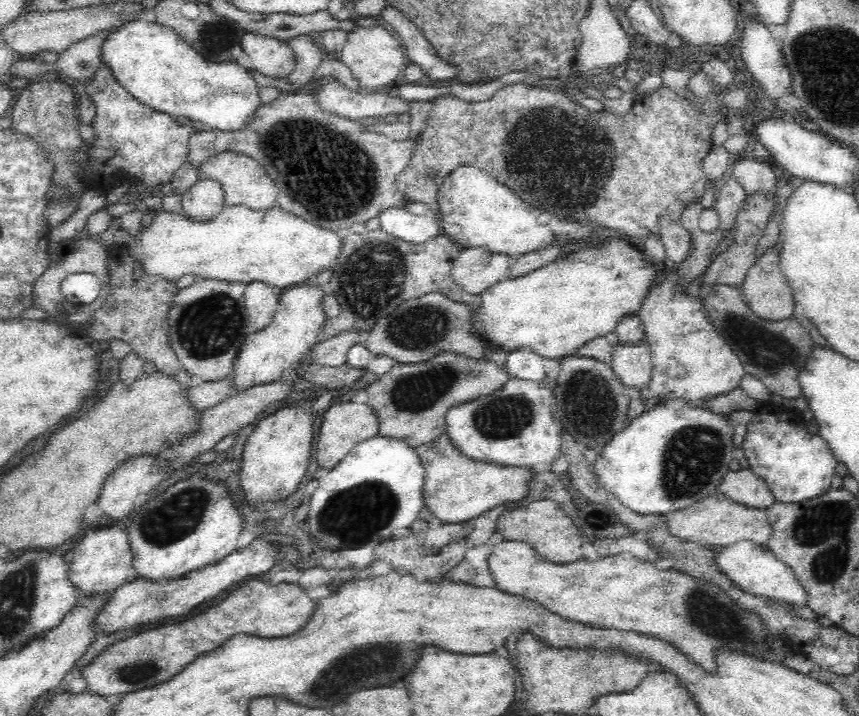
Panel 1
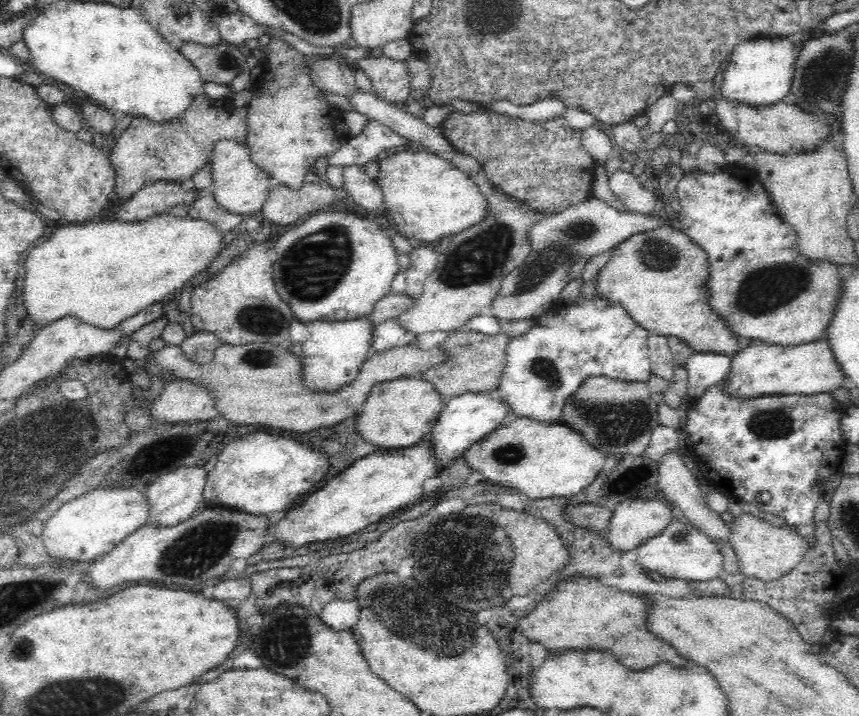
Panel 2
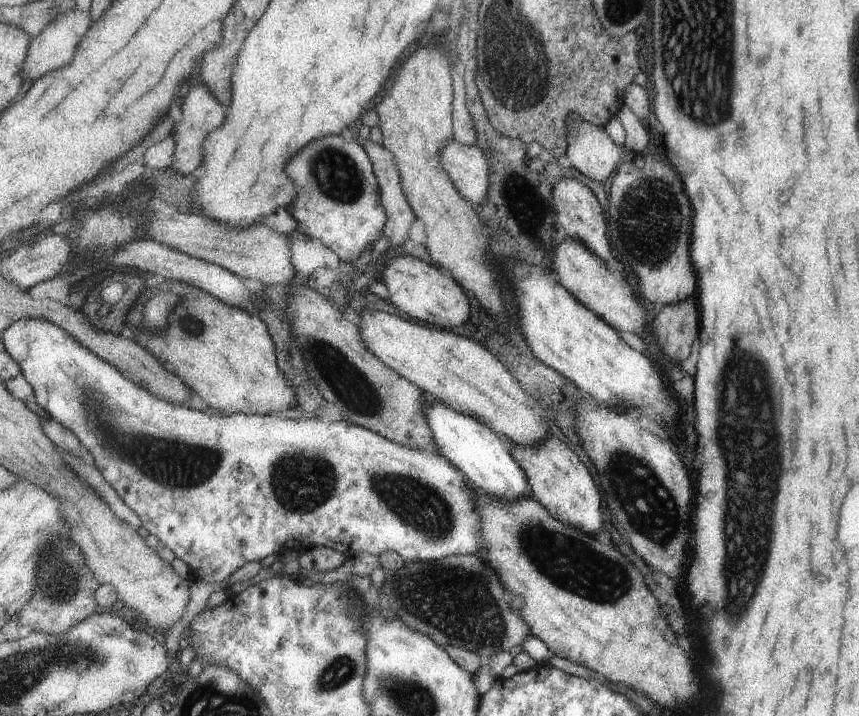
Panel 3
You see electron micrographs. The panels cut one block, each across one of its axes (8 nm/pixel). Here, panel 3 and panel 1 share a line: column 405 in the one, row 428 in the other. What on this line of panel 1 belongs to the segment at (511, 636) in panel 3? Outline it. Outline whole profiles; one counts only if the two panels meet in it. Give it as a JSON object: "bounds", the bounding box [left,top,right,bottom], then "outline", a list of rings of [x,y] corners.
{"bounds":[554,354,634,452],"outline":[[[576,354],[562,356],[558,362],[560,374],[554,382],[554,418],[558,418],[564,430],[568,430],[576,442],[582,442],[600,452],[616,432],[624,430],[632,422],[626,418],[630,402],[634,400],[630,388],[626,388],[626,384],[606,362],[598,362],[594,358],[578,358]]]}

